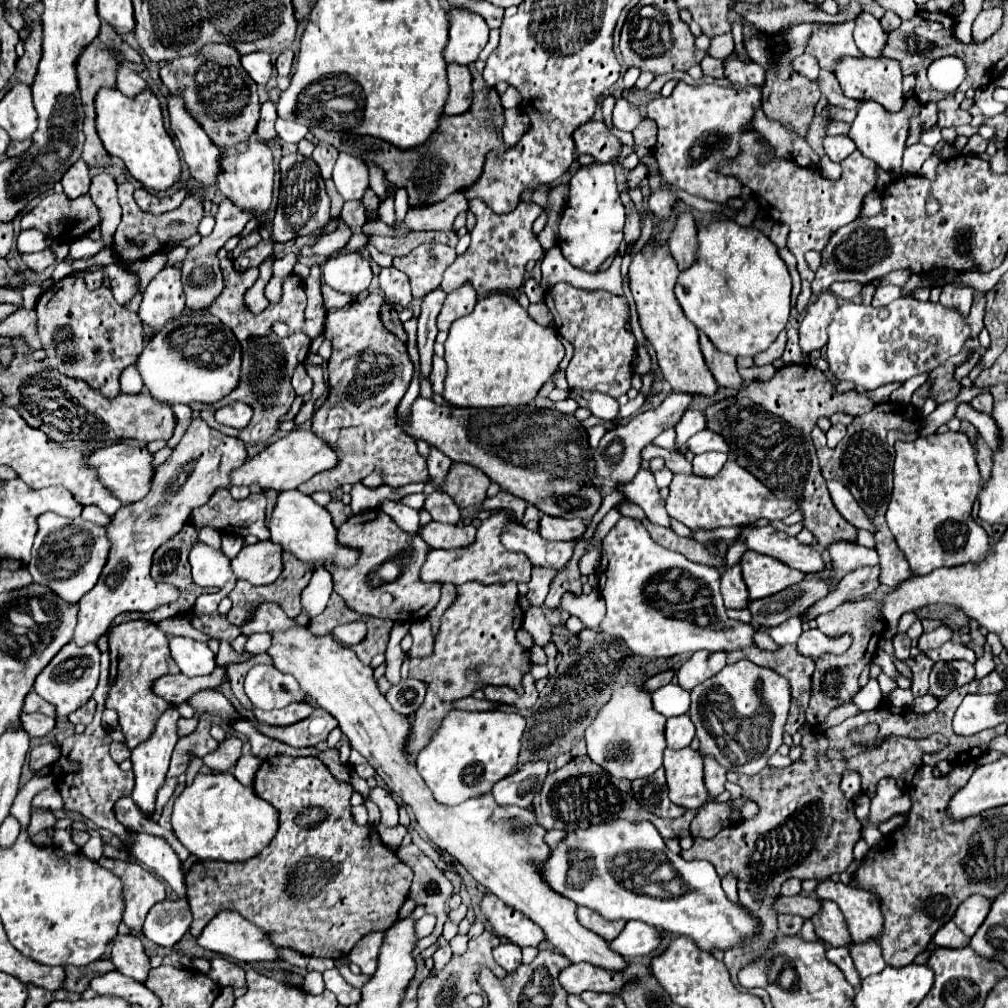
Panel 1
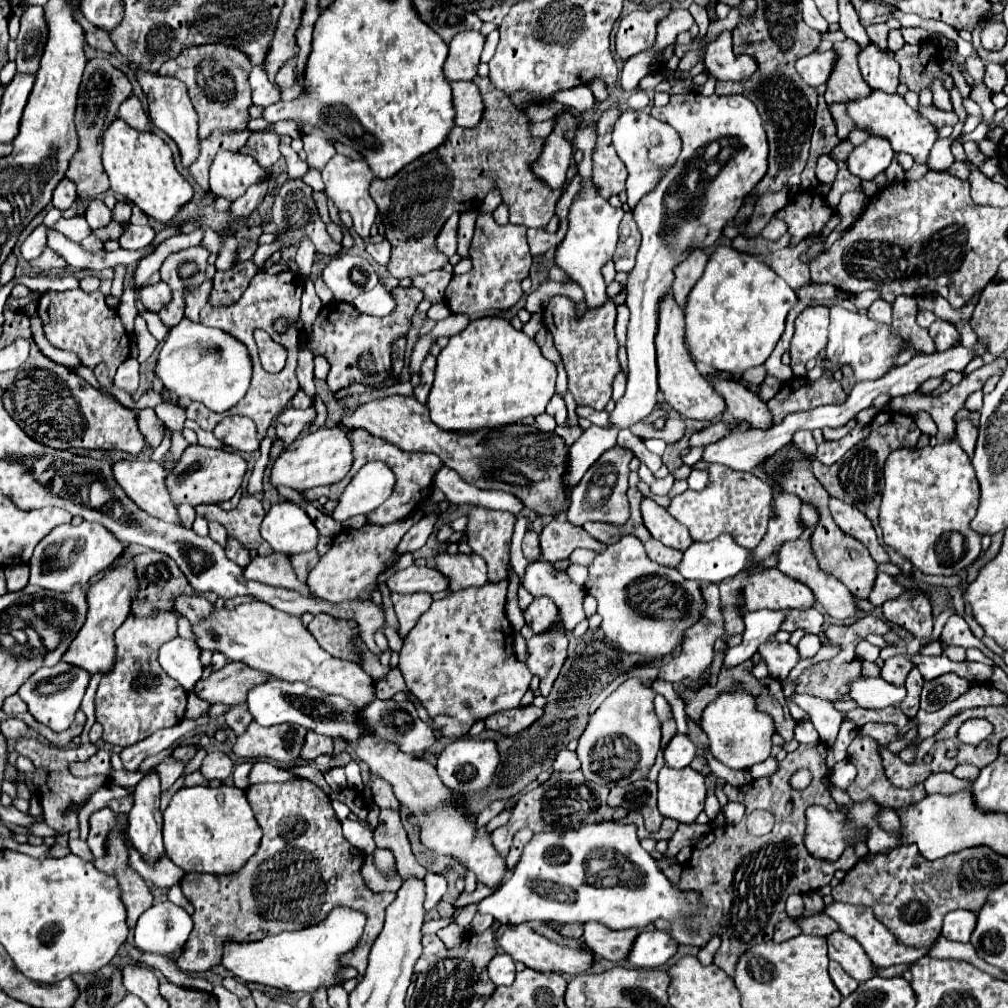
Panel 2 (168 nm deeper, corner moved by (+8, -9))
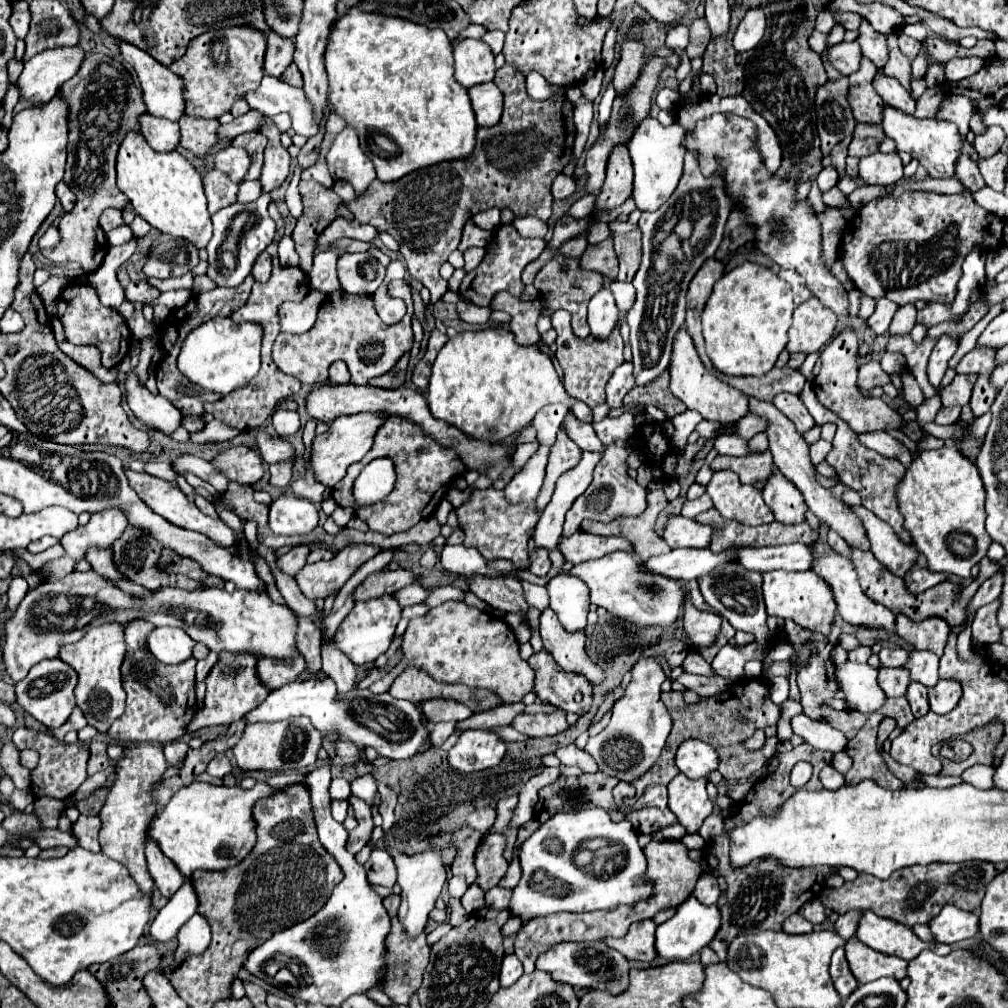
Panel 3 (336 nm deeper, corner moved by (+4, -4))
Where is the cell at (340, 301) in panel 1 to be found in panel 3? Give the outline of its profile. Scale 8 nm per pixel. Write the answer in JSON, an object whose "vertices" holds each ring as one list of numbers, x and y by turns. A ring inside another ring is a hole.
{"vertices":[[325,250,325,252,317,252,315,254,315,264,313,270,309,272,309,286,323,292,323,294,331,294,339,290,339,280,337,280,337,272,335,272,335,264,337,264,339,254,335,250]]}

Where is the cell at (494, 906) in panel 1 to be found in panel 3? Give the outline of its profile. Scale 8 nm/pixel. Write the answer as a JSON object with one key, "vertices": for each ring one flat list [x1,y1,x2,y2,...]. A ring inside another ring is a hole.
{"vertices":[[565,942,553,946,549,952,541,954,537,960,537,968,549,972,557,982,569,984,573,988,585,990,605,990,611,994,619,994,627,990,629,984,629,960,609,948,605,942]]}

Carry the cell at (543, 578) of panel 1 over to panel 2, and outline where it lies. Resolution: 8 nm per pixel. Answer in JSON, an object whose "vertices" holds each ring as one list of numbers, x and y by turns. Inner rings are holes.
{"vertices":[[535,597,533,603,525,609,523,617,525,617,525,623,531,625,535,633,541,633,557,621,557,609,549,597]]}

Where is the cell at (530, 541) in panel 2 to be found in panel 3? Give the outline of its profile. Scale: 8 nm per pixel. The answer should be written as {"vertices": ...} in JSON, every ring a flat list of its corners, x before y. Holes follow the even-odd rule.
{"vertices":[[537,550,537,554,531,560,531,568,529,568,535,576,547,576,551,570,551,560,549,560,549,552,545,550]]}

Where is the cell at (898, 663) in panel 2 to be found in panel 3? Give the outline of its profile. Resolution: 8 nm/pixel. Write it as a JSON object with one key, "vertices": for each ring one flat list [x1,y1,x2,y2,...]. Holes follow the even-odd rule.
{"vertices":[[881,668,877,676,877,684,885,692,887,698,905,696,909,686,909,672,905,668]]}

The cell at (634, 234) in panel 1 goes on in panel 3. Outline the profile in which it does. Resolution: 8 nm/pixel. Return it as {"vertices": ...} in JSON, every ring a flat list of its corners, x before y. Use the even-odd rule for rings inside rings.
{"vertices":[[641,230,615,236,615,252,619,256,619,280,631,282,641,264]]}

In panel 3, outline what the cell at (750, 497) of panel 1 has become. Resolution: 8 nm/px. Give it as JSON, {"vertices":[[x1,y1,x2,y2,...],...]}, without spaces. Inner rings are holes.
{"vertices":[[731,470,715,472,707,486,707,494,719,514,727,520,735,520,745,526,763,526,775,520,771,508,763,502,761,492,749,484,741,484,739,476]]}

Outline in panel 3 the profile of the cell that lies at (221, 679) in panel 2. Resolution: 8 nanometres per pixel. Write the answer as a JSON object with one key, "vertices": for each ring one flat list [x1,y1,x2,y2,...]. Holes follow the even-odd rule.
{"vertices":[[295,656,295,660,283,660,283,658,259,660,259,666,257,666,261,682,271,690,281,688,283,684,289,684,289,682,295,682,303,670,305,670,303,656]]}

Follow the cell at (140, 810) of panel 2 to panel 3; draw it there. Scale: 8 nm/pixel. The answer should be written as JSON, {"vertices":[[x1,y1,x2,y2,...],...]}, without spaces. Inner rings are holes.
{"vertices":[[147,840,145,844,145,856,149,864,149,874,155,880,155,888,169,900,175,894,175,890,179,890,183,884,181,872,167,856,163,856,159,846,151,840]]}

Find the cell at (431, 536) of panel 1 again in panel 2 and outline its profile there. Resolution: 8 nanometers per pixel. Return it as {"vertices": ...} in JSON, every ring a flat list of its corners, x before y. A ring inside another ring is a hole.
{"vertices":[[435,553,433,555,437,569,449,577,451,591,459,591,465,587,481,587,487,585,487,569,485,561,475,553]]}

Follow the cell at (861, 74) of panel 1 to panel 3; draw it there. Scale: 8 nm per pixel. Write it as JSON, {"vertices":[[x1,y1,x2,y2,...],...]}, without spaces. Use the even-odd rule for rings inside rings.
{"vertices":[[885,106,881,126,885,134,897,142,897,150,903,150,911,154,913,158,917,158,931,178,953,178,955,176,955,164,957,164,959,154,963,152,963,140,955,124,945,122,945,120,919,120,915,116,909,116,895,108]]}

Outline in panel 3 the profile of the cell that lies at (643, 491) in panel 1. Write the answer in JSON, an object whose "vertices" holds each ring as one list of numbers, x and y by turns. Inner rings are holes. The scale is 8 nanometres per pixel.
{"vertices":[[671,516,663,538,669,548,709,548,711,528,685,516]]}

